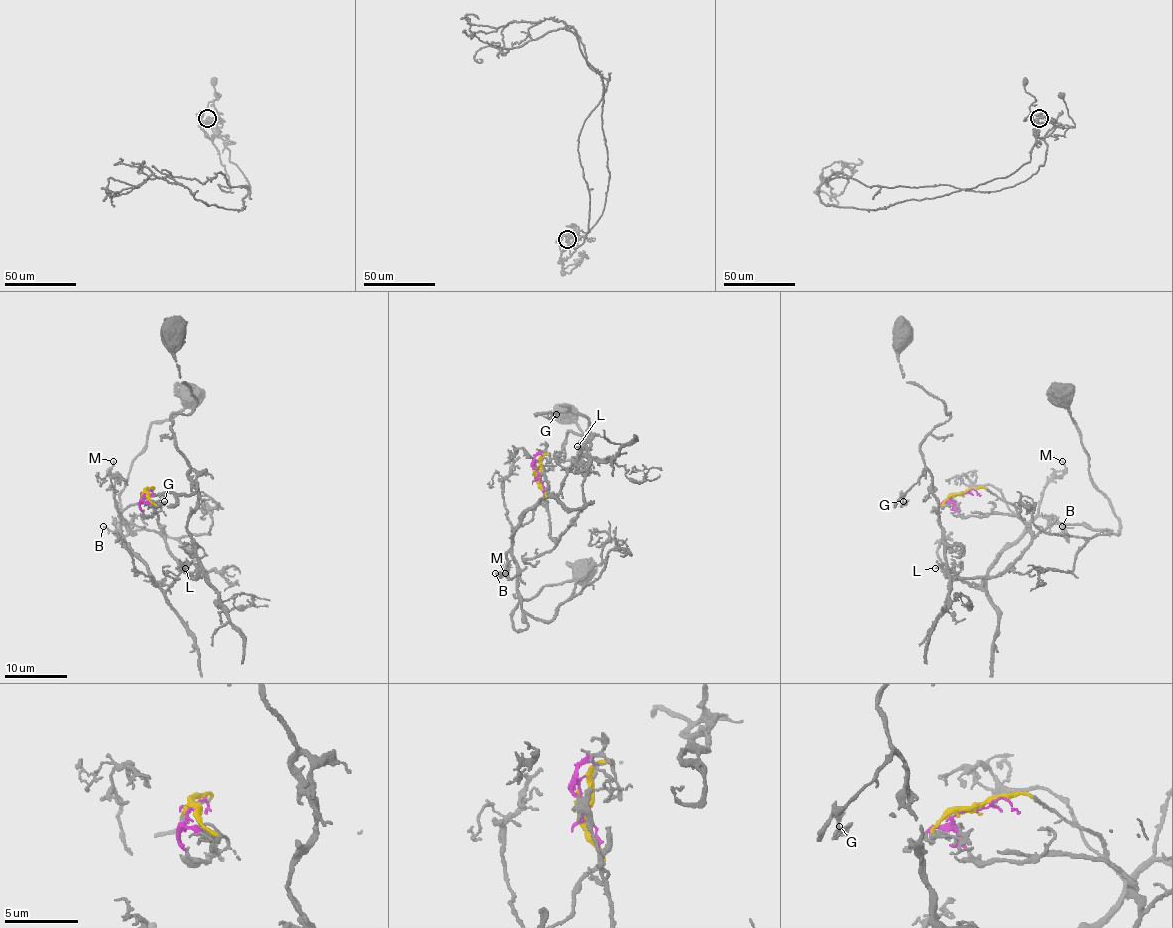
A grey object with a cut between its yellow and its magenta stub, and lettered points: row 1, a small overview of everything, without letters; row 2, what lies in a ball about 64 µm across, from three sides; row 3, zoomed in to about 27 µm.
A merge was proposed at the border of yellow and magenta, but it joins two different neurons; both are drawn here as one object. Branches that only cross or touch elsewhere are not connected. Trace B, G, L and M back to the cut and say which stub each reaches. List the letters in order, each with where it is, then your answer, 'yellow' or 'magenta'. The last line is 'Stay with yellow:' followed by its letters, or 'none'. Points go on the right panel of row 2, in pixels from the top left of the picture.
B: place (1062, 526); yellow
G: place (903, 501); magenta
L: place (935, 568); magenta
M: place (1062, 461); yellow
Stay with yellow: B, M

